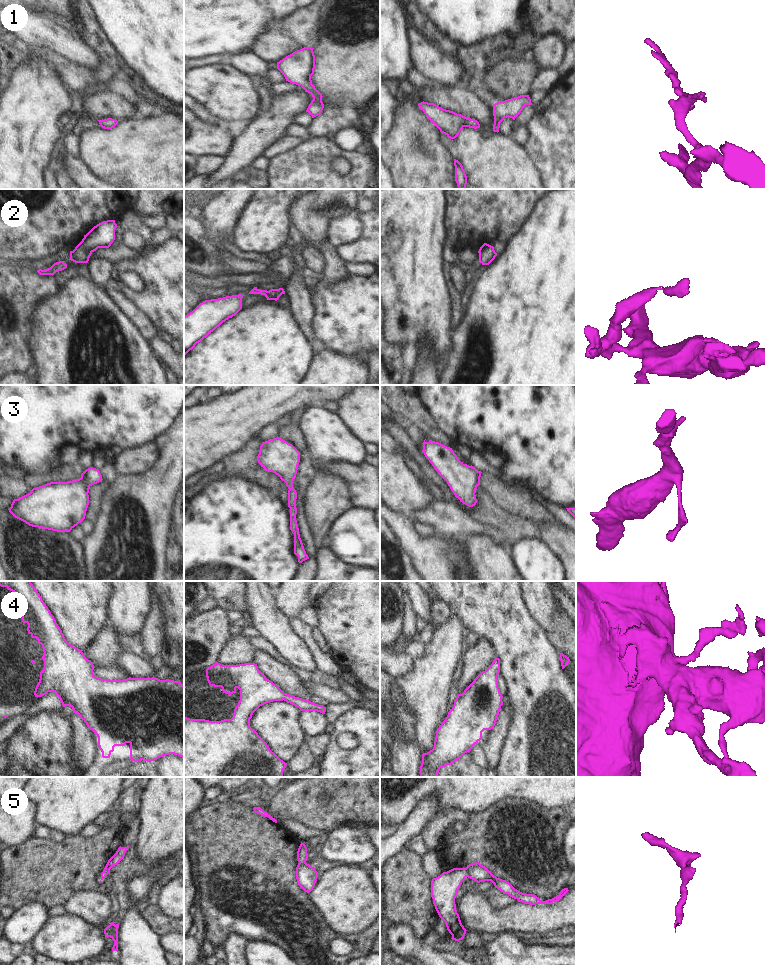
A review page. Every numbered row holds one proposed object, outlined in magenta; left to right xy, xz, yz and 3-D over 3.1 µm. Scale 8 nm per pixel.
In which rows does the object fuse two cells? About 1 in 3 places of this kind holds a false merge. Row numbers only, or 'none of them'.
5

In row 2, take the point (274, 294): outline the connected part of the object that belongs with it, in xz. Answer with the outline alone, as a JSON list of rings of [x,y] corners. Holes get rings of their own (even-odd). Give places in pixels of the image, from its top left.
[[[254,287],[249,292],[249,294],[261,294],[261,295],[264,295],[267,298],[267,300],[277,301],[282,294],[285,294],[285,291],[283,288],[271,289],[271,290],[267,291],[267,290],[260,290],[257,287]]]

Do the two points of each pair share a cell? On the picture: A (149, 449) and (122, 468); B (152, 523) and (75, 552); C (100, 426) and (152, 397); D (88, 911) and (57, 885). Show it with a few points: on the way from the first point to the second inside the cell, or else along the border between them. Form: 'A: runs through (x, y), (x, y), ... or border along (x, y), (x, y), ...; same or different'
A: runs through (142, 456), (129, 461); same
B: border along (80, 543), (83, 549), (83, 561), (86, 570); different
C: runs through (113, 413), (129, 397), (139, 397); same
D: border along (94, 890), (75, 892), (64, 903); different

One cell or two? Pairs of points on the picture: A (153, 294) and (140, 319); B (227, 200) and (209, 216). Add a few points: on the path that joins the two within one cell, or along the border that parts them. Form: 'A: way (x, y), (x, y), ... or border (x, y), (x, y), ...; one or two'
A: border (143, 312), (154, 325); two
B: way (223, 204), (213, 214); one

